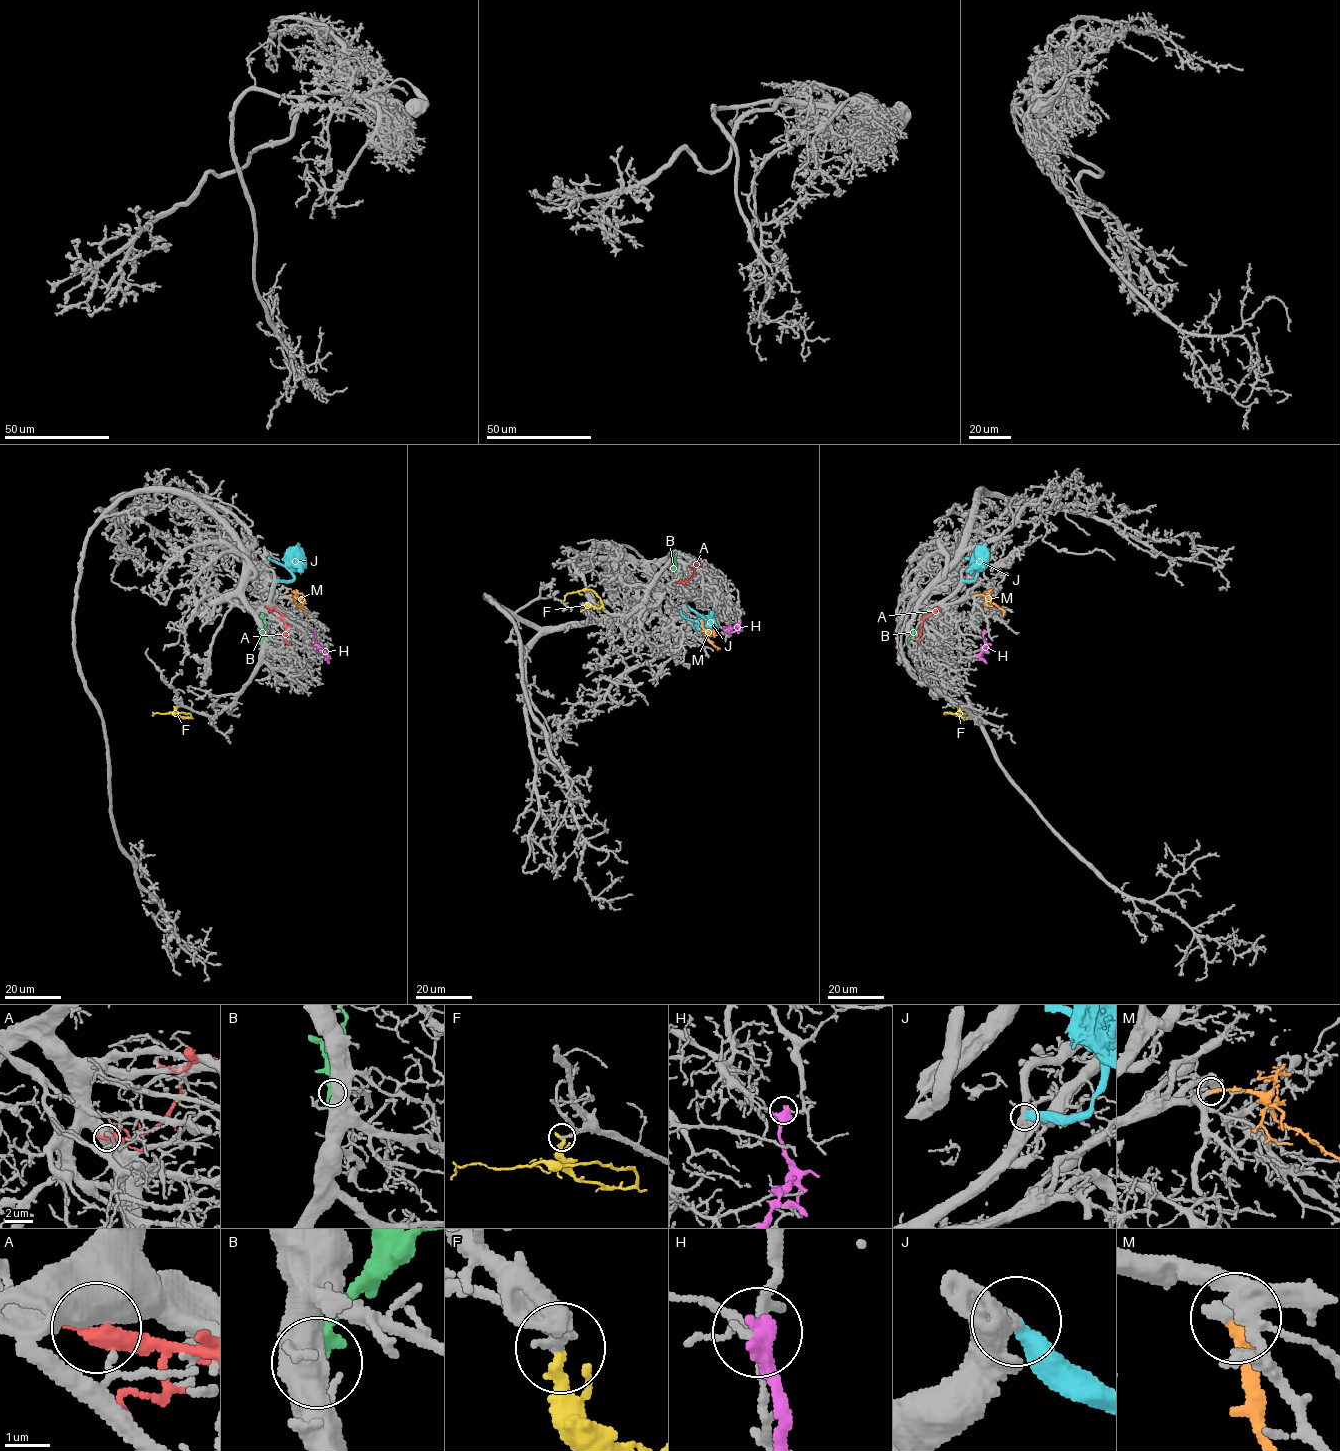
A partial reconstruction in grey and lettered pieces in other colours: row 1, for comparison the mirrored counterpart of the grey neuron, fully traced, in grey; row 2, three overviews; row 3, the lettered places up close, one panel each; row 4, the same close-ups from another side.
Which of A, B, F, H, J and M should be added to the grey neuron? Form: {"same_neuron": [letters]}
{"same_neuron": ["J", "M"]}

